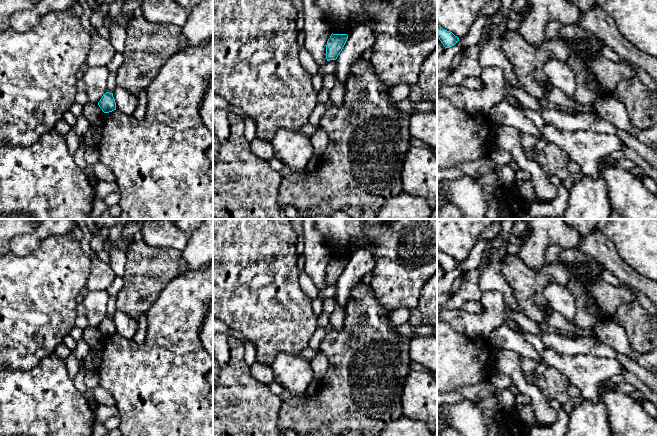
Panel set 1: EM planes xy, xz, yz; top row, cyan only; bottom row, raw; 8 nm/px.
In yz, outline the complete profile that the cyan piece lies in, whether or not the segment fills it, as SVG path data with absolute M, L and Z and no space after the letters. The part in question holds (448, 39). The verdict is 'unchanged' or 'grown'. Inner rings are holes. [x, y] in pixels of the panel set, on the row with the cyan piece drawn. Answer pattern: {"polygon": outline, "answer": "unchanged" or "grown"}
{"polygon": "M437 25L437 37L445 49L454 46L459 41L457 36L455 36L452 32L443 29L439 25Z", "answer": "unchanged"}

